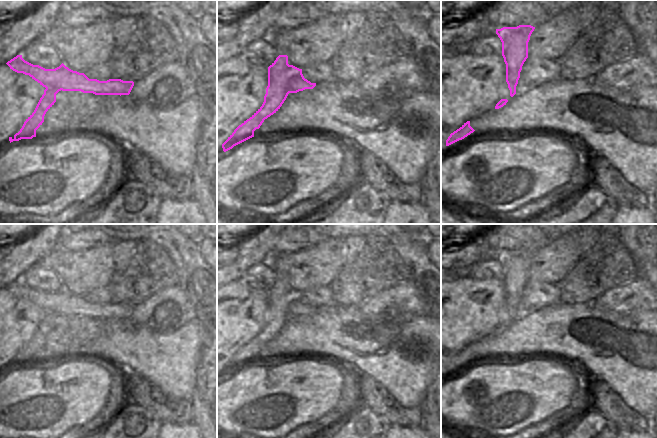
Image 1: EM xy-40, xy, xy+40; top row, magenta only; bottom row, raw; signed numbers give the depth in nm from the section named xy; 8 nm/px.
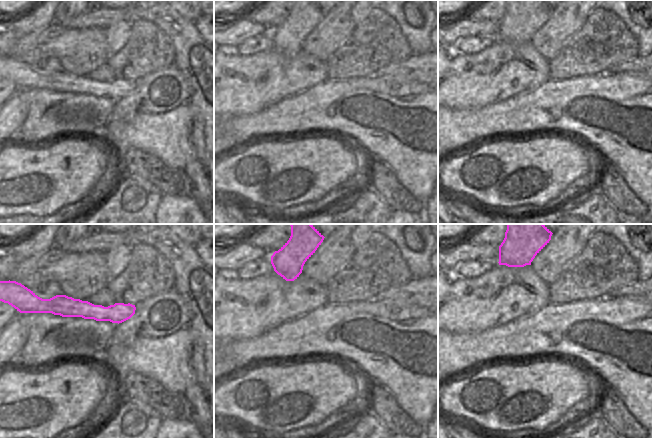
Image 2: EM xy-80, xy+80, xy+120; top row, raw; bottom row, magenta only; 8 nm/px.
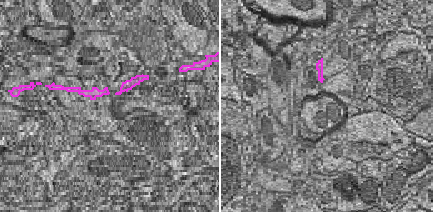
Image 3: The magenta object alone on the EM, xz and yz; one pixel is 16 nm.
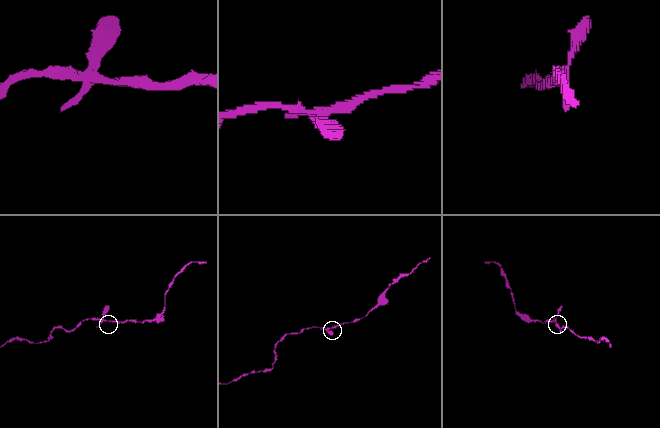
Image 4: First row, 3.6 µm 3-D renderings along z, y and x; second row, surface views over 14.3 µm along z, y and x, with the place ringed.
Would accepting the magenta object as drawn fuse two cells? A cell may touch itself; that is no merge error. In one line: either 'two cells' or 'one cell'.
two cells

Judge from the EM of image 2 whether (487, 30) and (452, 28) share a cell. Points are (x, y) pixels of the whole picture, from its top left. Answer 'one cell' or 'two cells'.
one cell

